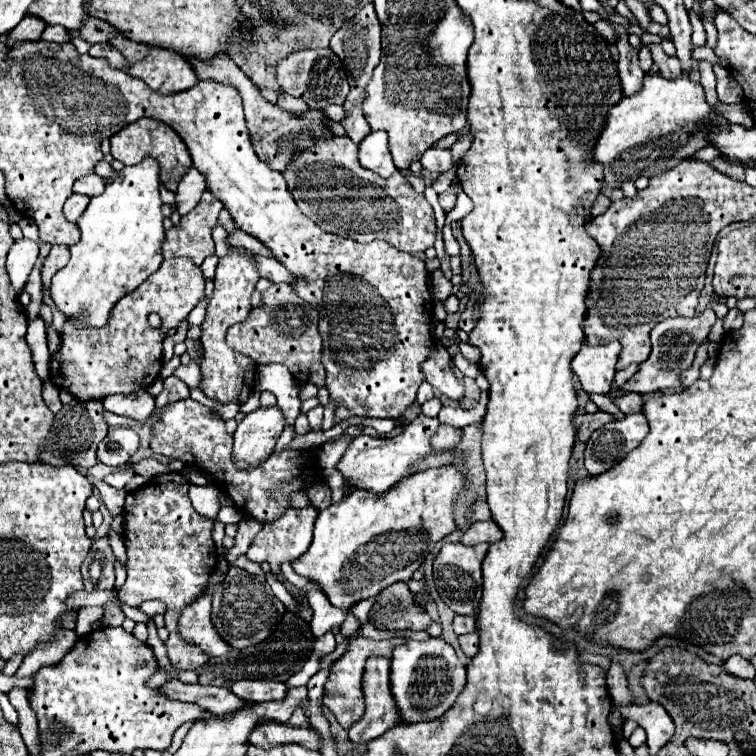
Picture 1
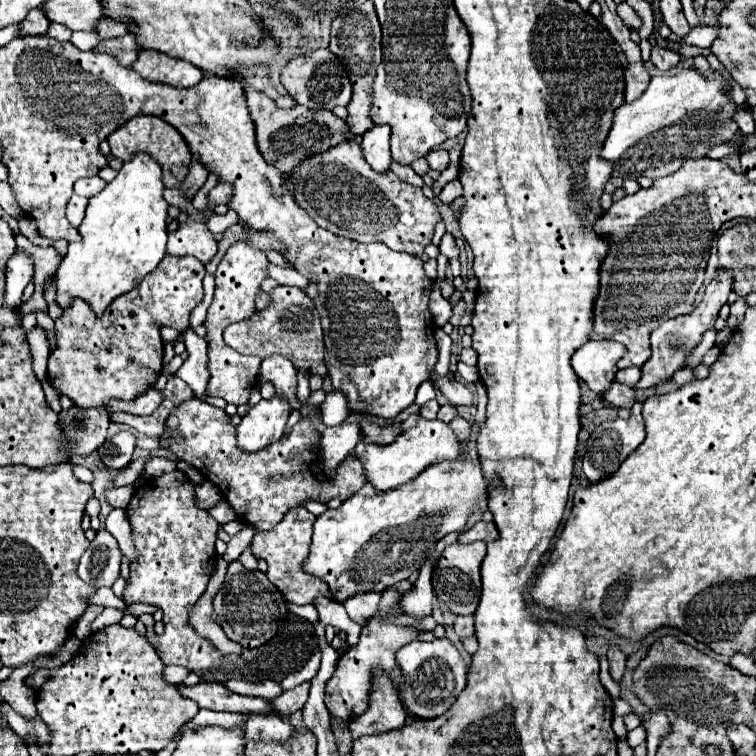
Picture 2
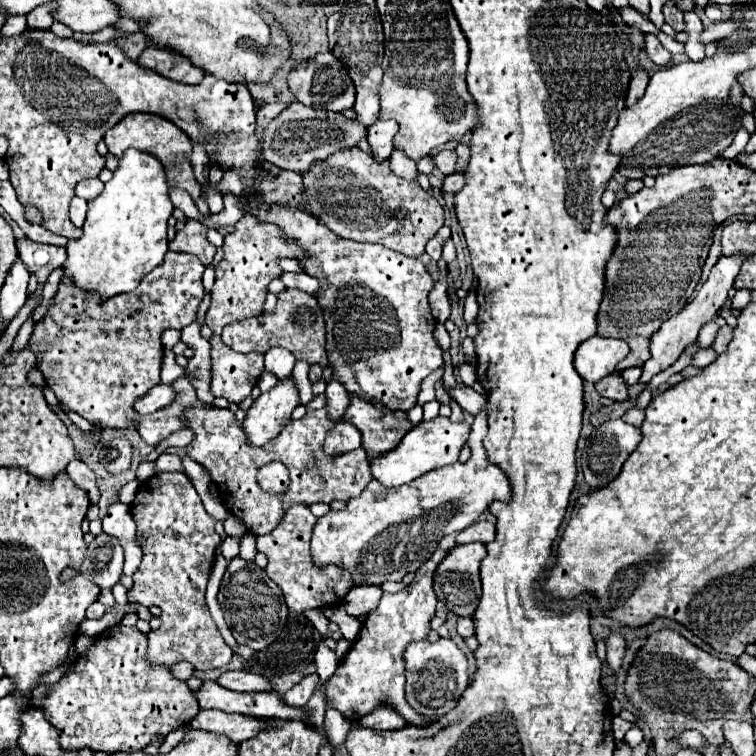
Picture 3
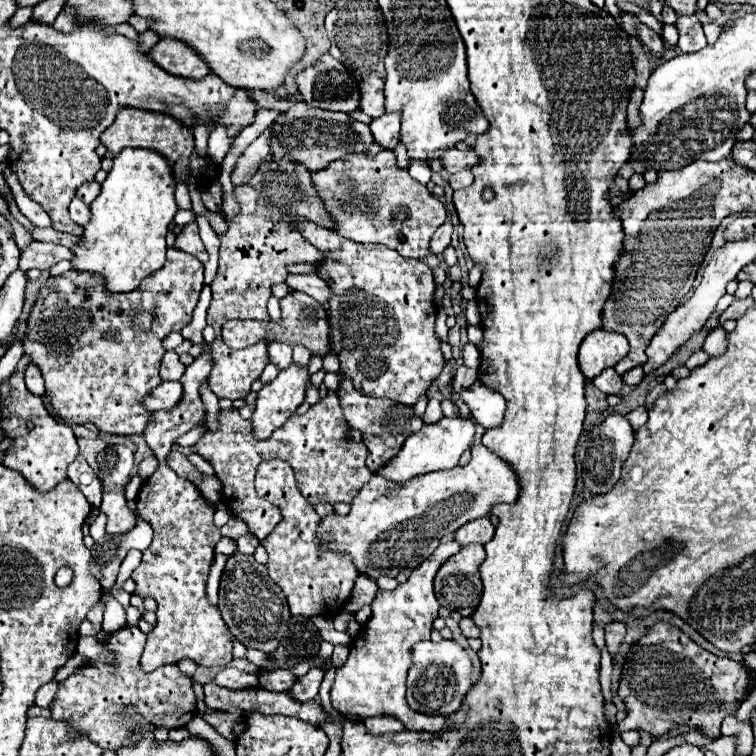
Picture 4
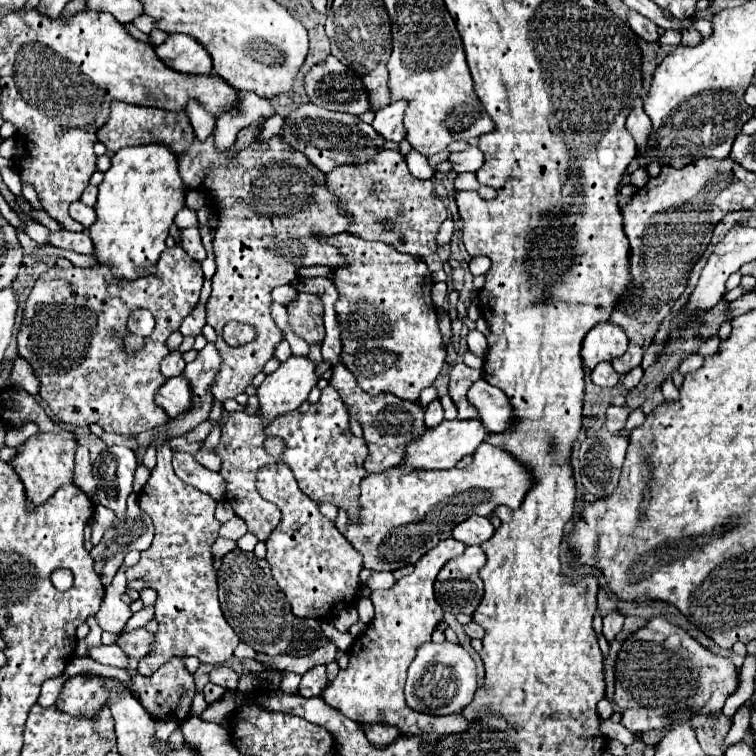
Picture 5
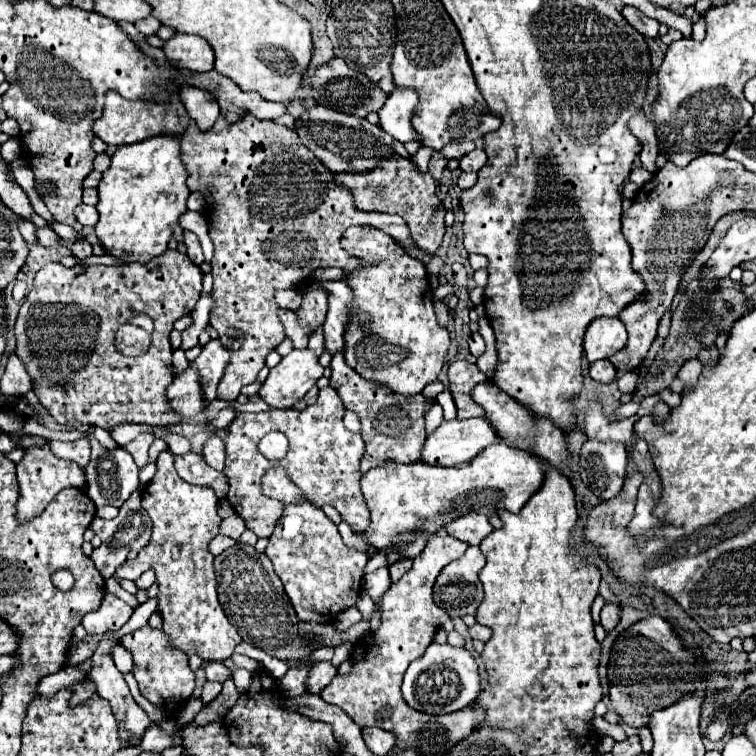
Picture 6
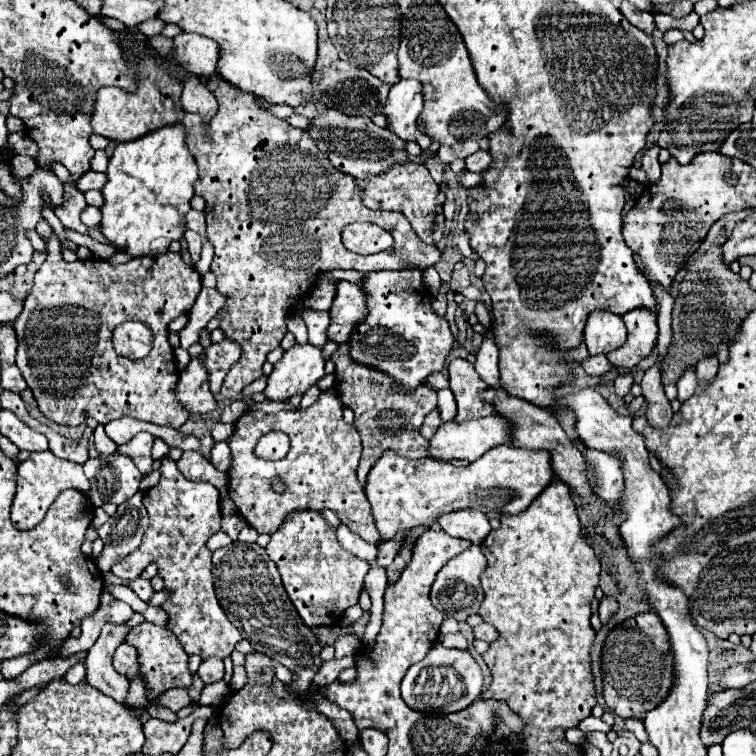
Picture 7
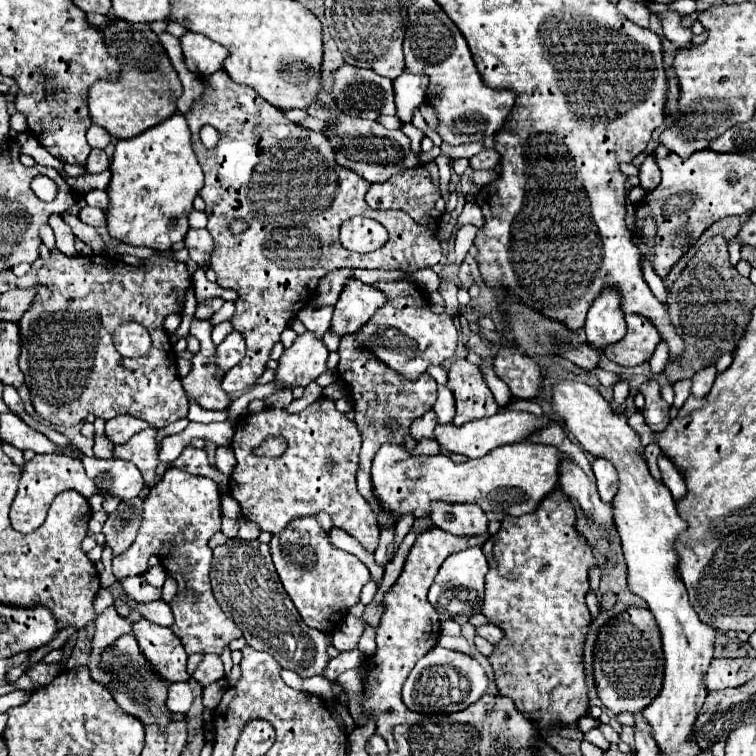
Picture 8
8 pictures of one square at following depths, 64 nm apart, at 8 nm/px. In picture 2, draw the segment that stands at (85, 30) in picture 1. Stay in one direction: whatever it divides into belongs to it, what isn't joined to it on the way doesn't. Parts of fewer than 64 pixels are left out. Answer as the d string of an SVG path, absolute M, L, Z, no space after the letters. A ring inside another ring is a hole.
M104 18L104 22L100 22L100 26L96 28L96 34L100 40L110 40L110 38L120 38L124 34L128 34L128 26L114 22L110 18Z

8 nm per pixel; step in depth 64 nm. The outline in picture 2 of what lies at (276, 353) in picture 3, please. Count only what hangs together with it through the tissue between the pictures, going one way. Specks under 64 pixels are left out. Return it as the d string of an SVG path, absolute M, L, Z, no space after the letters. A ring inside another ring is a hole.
M280 354L266 358L260 366L260 376L258 376L258 384L264 382L270 382L276 394L280 394L280 398L288 398L288 402L292 402L292 410L302 408L302 402L296 396L296 370L290 360L286 360Z

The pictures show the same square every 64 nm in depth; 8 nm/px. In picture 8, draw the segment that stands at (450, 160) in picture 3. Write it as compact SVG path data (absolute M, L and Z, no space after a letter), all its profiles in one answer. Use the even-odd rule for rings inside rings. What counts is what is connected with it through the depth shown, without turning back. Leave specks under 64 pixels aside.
M494 148L482 150L482 152L478 152L476 156L470 158L472 170L492 170L498 162L500 162L500 154Z

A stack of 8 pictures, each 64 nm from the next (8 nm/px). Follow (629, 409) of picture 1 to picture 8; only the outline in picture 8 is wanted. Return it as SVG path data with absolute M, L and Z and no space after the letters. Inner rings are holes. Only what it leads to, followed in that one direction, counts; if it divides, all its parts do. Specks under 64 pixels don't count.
M582 346L582 348L570 348L566 352L562 352L562 356L570 362L574 362L576 366L584 368L584 370L596 370L600 364L600 354L596 350L592 350L590 346Z

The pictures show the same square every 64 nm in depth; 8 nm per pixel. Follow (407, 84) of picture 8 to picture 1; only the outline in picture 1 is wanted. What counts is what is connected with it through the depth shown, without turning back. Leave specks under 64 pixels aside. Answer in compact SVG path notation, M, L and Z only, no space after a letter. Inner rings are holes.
M384 130L372 132L358 146L358 162L366 170L376 172L382 178L390 178L396 172L392 156L388 152L388 136Z

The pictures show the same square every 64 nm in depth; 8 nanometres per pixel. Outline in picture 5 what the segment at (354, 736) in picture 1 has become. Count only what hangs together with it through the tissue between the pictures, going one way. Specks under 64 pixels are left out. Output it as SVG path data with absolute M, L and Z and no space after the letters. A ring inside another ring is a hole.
M364 724L362 726L368 740L374 744L374 746L386 746L390 742L394 742L400 732L396 730L396 726L382 726L382 724Z

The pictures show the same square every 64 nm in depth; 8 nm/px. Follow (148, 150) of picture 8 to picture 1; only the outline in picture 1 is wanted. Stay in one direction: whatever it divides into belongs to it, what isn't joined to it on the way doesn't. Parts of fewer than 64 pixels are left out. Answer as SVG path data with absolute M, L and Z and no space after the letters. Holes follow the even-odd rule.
M152 158L142 160L136 166L126 166L118 178L106 186L106 190L98 196L90 198L90 204L86 212L78 218L78 228L82 230L82 238L78 244L70 246L70 262L54 274L50 296L56 304L56 308L74 322L76 328L102 328L108 324L110 310L114 308L114 302L122 296L136 290L150 274L154 274L162 264L162 238L164 238L164 226L162 226L162 200L158 194L160 178L158 178L158 164Z

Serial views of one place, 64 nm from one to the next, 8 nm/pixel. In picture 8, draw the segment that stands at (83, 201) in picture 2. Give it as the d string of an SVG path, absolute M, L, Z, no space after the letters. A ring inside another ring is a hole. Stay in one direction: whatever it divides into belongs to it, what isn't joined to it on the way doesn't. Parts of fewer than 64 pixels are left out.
M86 206L86 208L80 212L80 220L82 220L84 224L94 226L94 228L106 224L106 216L104 216L104 212L102 212L100 208L92 208L92 206Z

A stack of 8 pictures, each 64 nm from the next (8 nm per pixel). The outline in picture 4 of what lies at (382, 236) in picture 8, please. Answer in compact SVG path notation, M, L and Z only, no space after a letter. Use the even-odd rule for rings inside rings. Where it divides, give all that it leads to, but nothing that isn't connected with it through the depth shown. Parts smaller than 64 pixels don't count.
M284 216L294 228L300 228L302 236L324 252L324 258L316 264L316 274L328 282L332 290L330 298L330 350L340 358L340 374L350 378L356 390L374 398L390 398L398 404L414 406L428 386L444 368L444 358L440 352L440 340L434 334L436 306L432 294L436 290L432 270L422 260L412 260L400 256L382 244L356 244L354 240L342 238L334 230L322 228L306 218L296 220L296 216Z

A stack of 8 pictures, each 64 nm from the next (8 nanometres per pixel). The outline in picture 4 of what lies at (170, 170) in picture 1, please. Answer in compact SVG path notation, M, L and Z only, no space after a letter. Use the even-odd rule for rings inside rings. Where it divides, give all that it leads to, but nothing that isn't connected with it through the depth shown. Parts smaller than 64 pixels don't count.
M122 108L118 112L114 124L102 132L100 140L102 140L102 144L106 144L106 148L112 154L120 154L128 146L132 146L132 148L148 148L148 150L164 154L164 158L168 160L168 164L172 168L172 174L174 174L176 182L184 182L188 186L190 196L192 196L192 204L194 204L194 214L208 212L204 202L200 200L200 184L194 182L194 178L188 178L188 158L192 156L192 150L194 150L192 130L182 126L172 116L158 114L158 112L144 112L144 110L136 110L136 108Z

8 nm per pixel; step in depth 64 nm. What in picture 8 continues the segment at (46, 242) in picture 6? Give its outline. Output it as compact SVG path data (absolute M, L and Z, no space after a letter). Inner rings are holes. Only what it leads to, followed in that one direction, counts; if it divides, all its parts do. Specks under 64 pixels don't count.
M54 248L50 260L36 274L36 286L40 288L36 290L32 306L18 322L22 342L18 366L32 394L32 404L46 422L74 426L84 422L88 414L104 420L130 414L146 420L154 428L164 428L188 416L188 398L176 370L176 354L164 330L164 318L178 314L186 292L194 288L184 262L174 260L172 256L152 256L142 260L142 266L130 266L118 258L102 254L66 258L58 248ZM124 322L138 322L150 330L150 356L124 358L116 352L112 334Z

